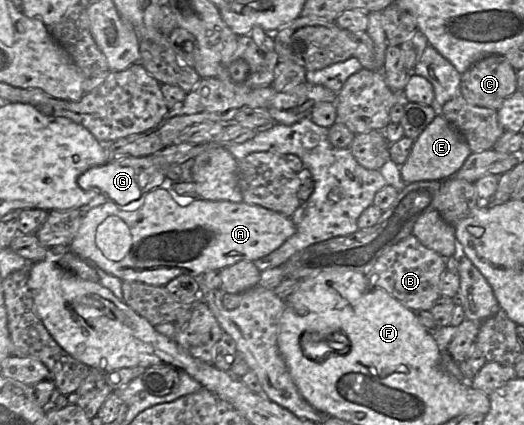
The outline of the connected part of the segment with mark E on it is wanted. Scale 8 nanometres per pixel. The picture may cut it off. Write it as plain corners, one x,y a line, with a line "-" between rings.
439,114
414,140
407,160
400,166
401,179
406,184
446,180
458,172
471,153
471,149
462,135

